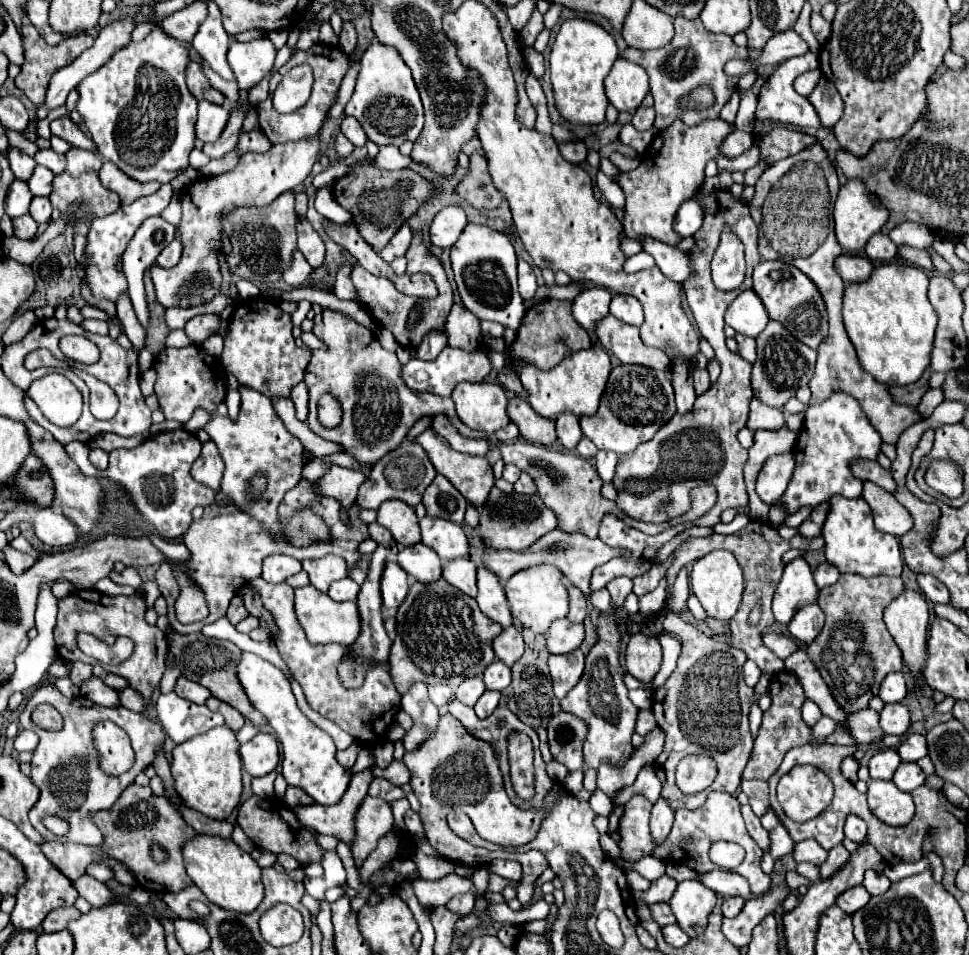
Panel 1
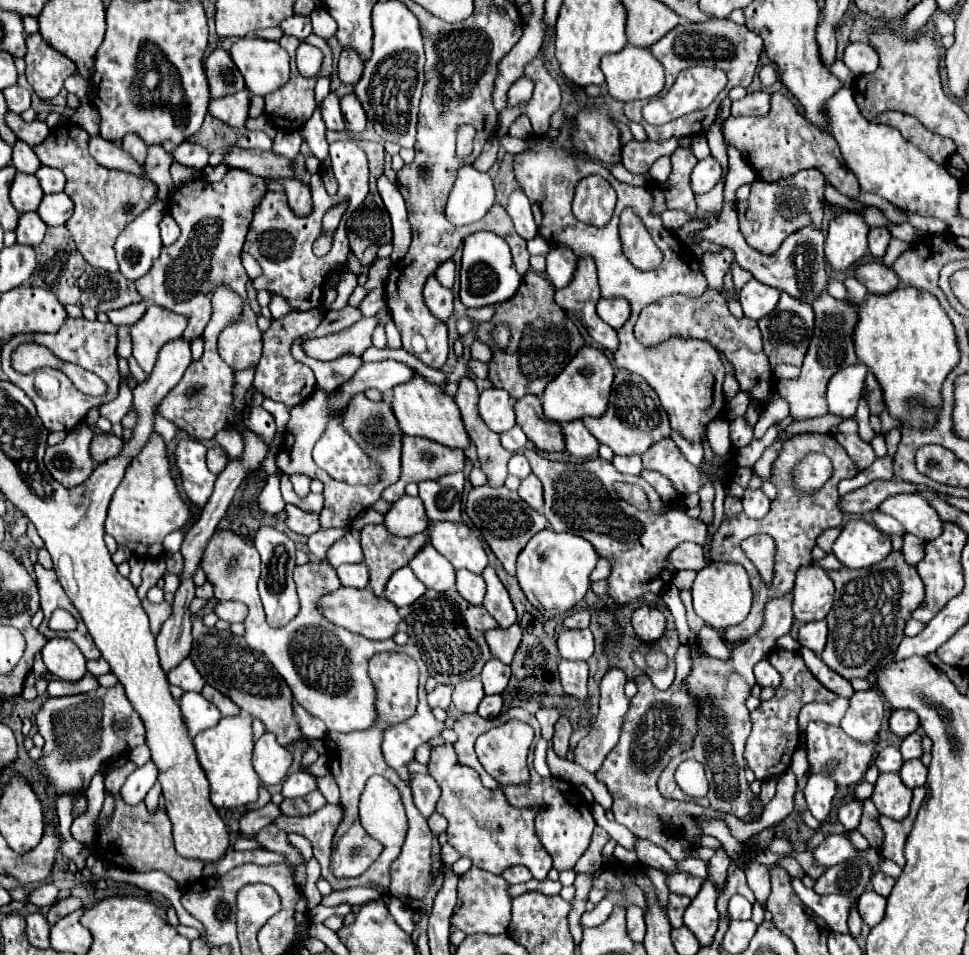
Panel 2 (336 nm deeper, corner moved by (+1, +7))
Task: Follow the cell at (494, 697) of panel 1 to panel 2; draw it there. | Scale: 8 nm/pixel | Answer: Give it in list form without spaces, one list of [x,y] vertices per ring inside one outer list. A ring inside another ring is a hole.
[[[485,696],[483,700],[481,700],[481,704],[479,704],[479,710],[477,710],[477,714],[481,716],[481,718],[497,718],[499,714],[501,714],[501,706],[503,706],[503,700],[501,700],[501,696]]]

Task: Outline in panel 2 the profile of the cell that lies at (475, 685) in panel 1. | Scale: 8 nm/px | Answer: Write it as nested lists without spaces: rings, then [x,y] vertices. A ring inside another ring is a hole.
[[[463,680],[453,690],[453,704],[459,712],[473,714],[473,712],[477,712],[477,706],[483,696],[485,694],[483,694],[481,680]]]

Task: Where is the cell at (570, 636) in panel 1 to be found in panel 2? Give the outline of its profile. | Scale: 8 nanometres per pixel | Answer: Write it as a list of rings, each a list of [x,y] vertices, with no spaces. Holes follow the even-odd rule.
[[[561,630],[559,632],[559,654],[565,660],[589,660],[593,656],[595,644],[591,630]]]

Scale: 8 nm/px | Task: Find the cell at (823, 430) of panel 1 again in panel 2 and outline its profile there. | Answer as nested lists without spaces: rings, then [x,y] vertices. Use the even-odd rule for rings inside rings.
[[[853,364],[837,372],[827,386],[827,402],[829,402],[829,412],[843,416],[843,418],[853,418],[863,382],[867,376],[869,368],[865,364]]]

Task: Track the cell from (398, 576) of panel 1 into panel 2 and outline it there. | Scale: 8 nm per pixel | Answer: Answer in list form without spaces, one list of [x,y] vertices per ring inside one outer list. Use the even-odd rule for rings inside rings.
[[[409,566],[399,568],[385,586],[385,598],[391,600],[395,606],[411,606],[417,598],[425,594],[425,586],[419,582],[419,578],[413,574]]]

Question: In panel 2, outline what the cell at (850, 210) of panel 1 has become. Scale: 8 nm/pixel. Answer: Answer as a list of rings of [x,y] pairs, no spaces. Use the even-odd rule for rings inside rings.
[[[837,214],[829,224],[825,240],[825,260],[829,266],[837,272],[845,272],[859,262],[867,254],[867,232],[869,226],[861,214]]]

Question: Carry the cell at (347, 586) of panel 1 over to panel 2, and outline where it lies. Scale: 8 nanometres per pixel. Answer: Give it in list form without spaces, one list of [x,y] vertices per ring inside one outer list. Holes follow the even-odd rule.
[[[341,564],[337,568],[339,580],[343,582],[343,586],[353,586],[353,588],[367,588],[369,584],[369,570],[367,566],[361,564]]]

